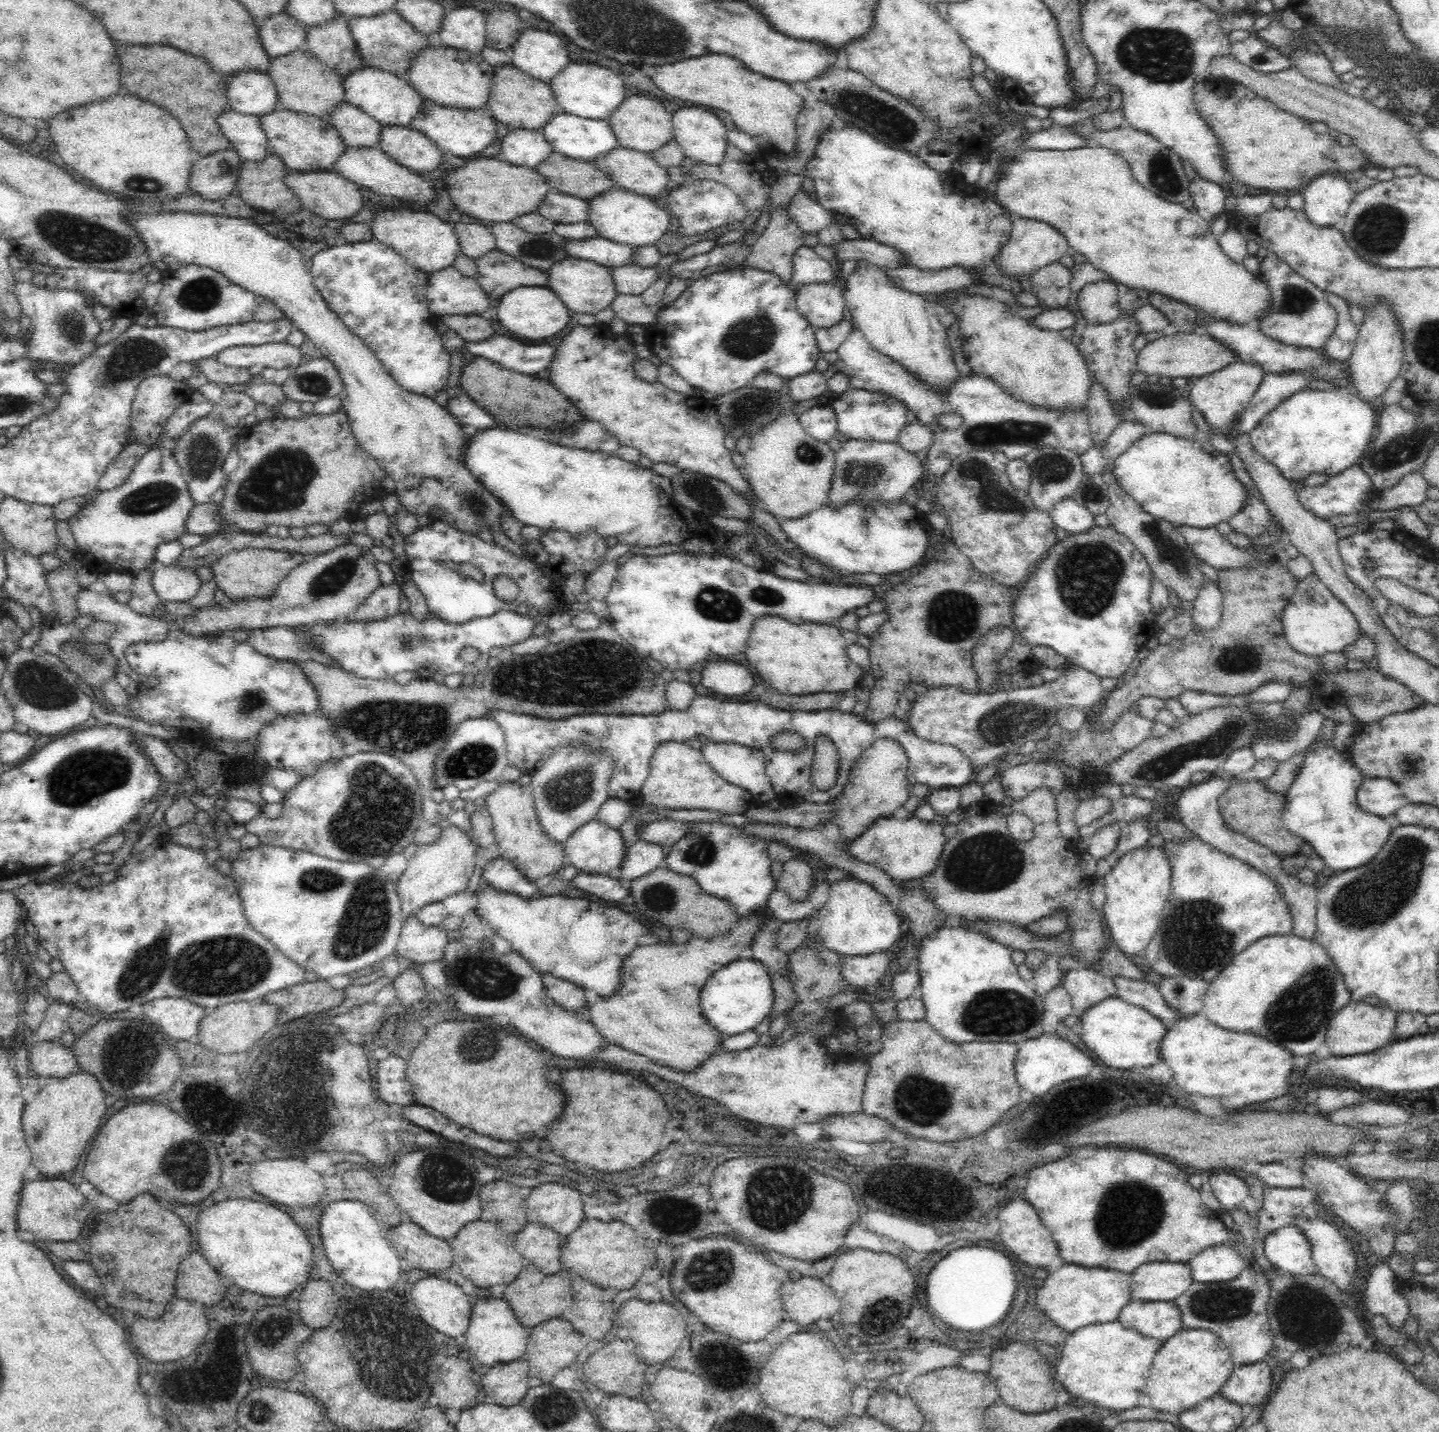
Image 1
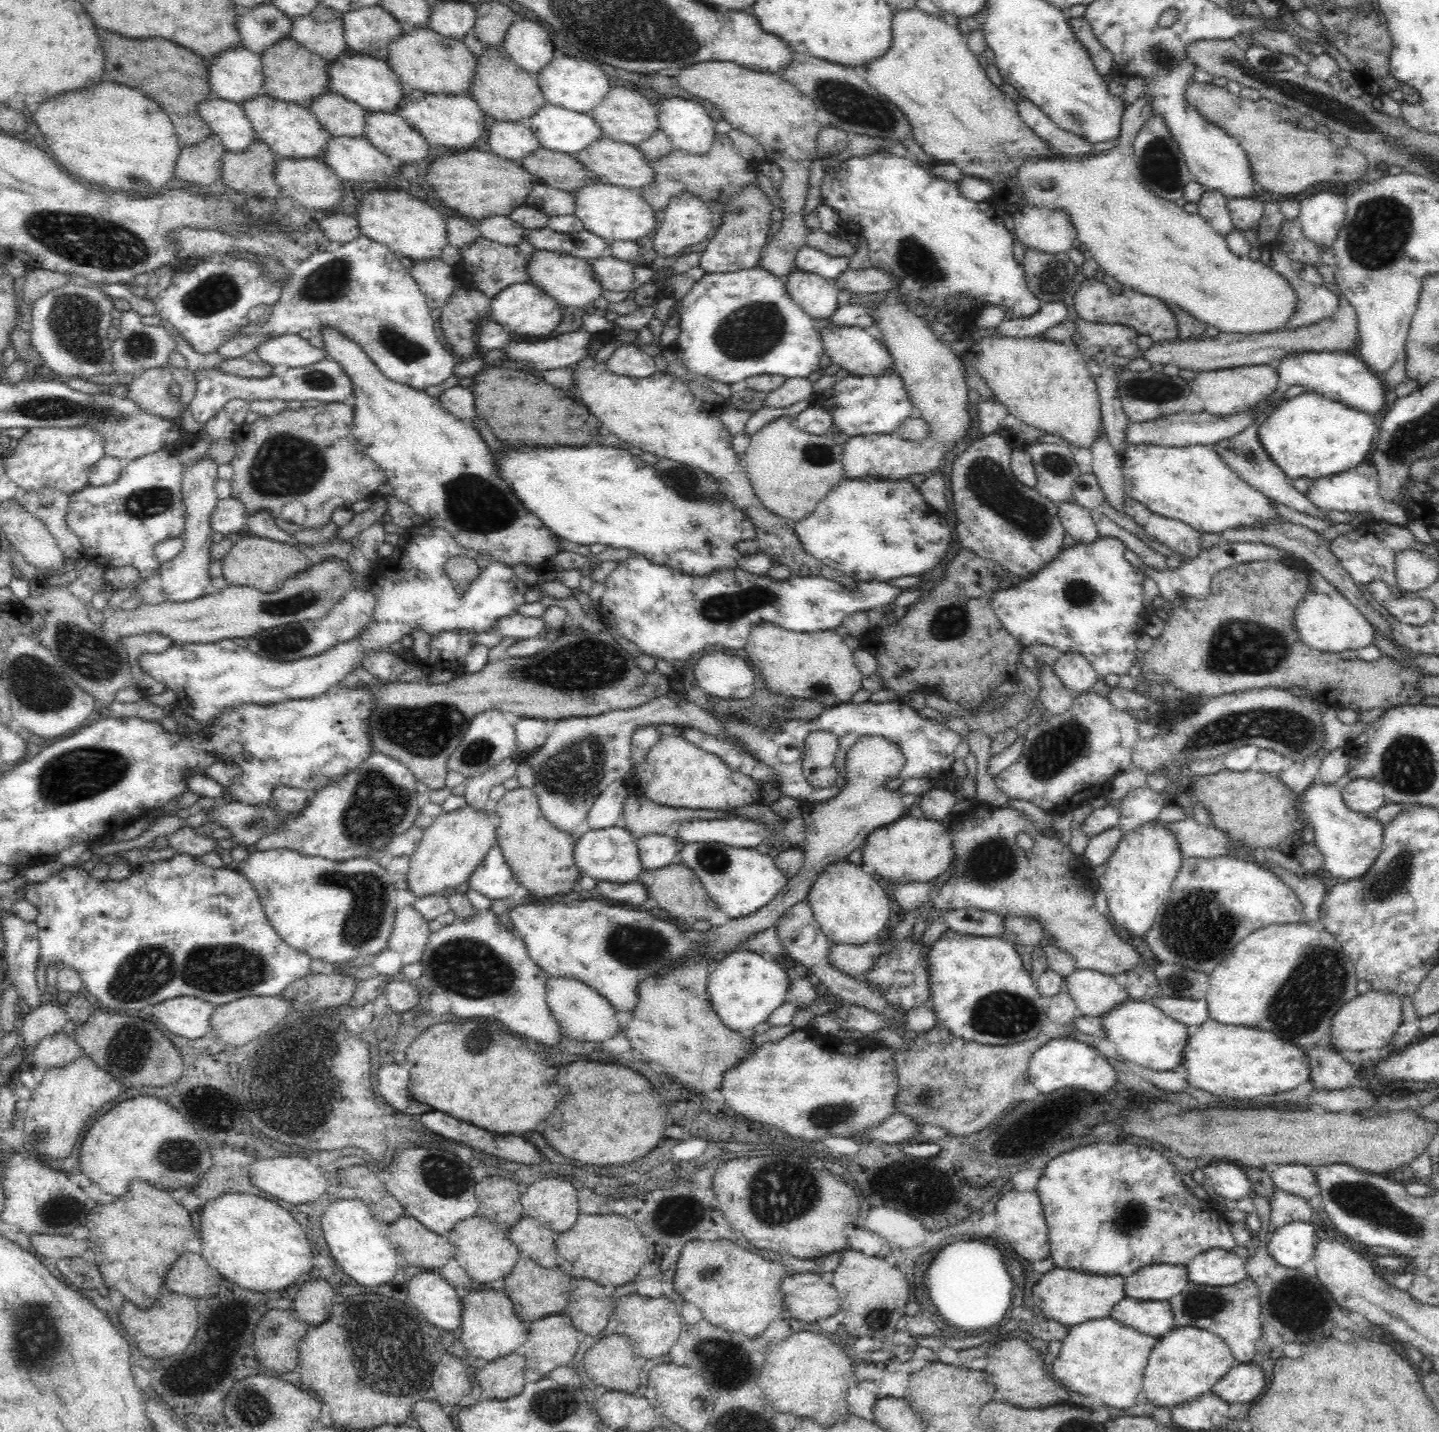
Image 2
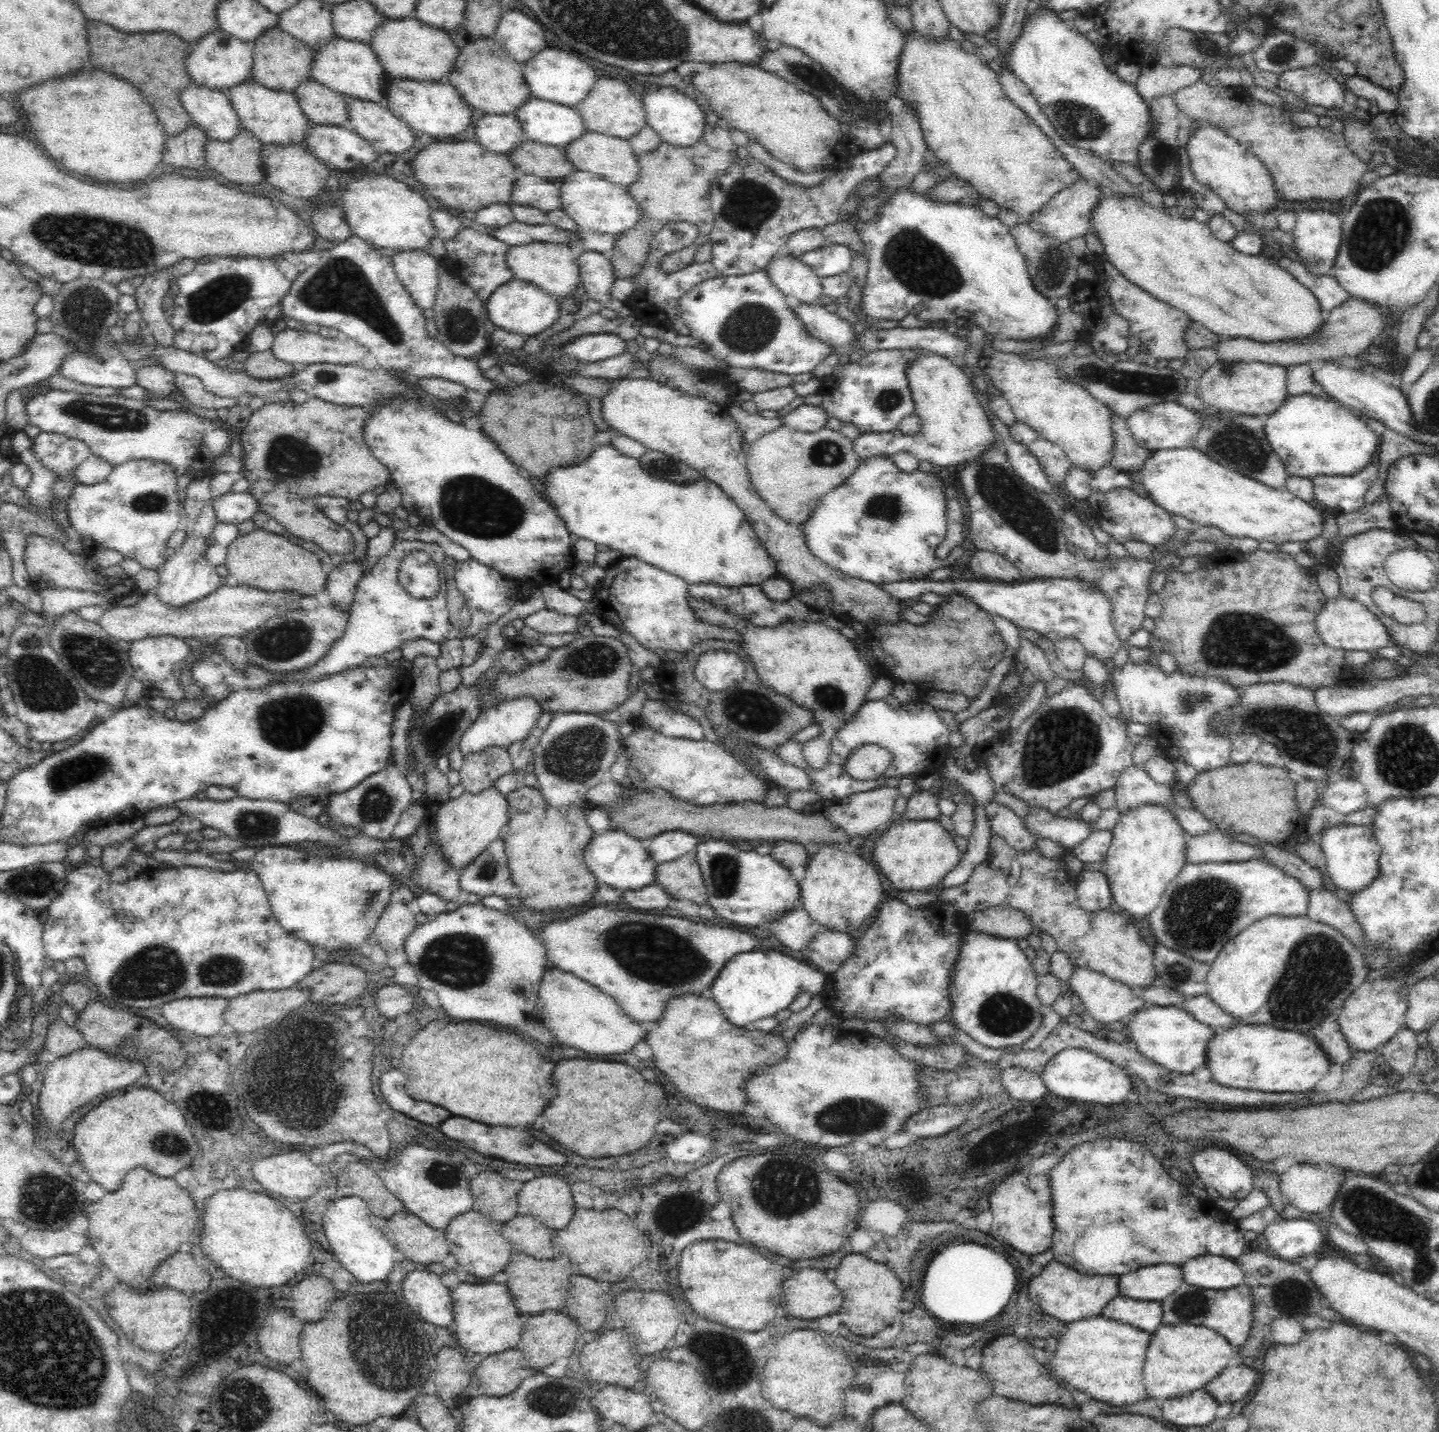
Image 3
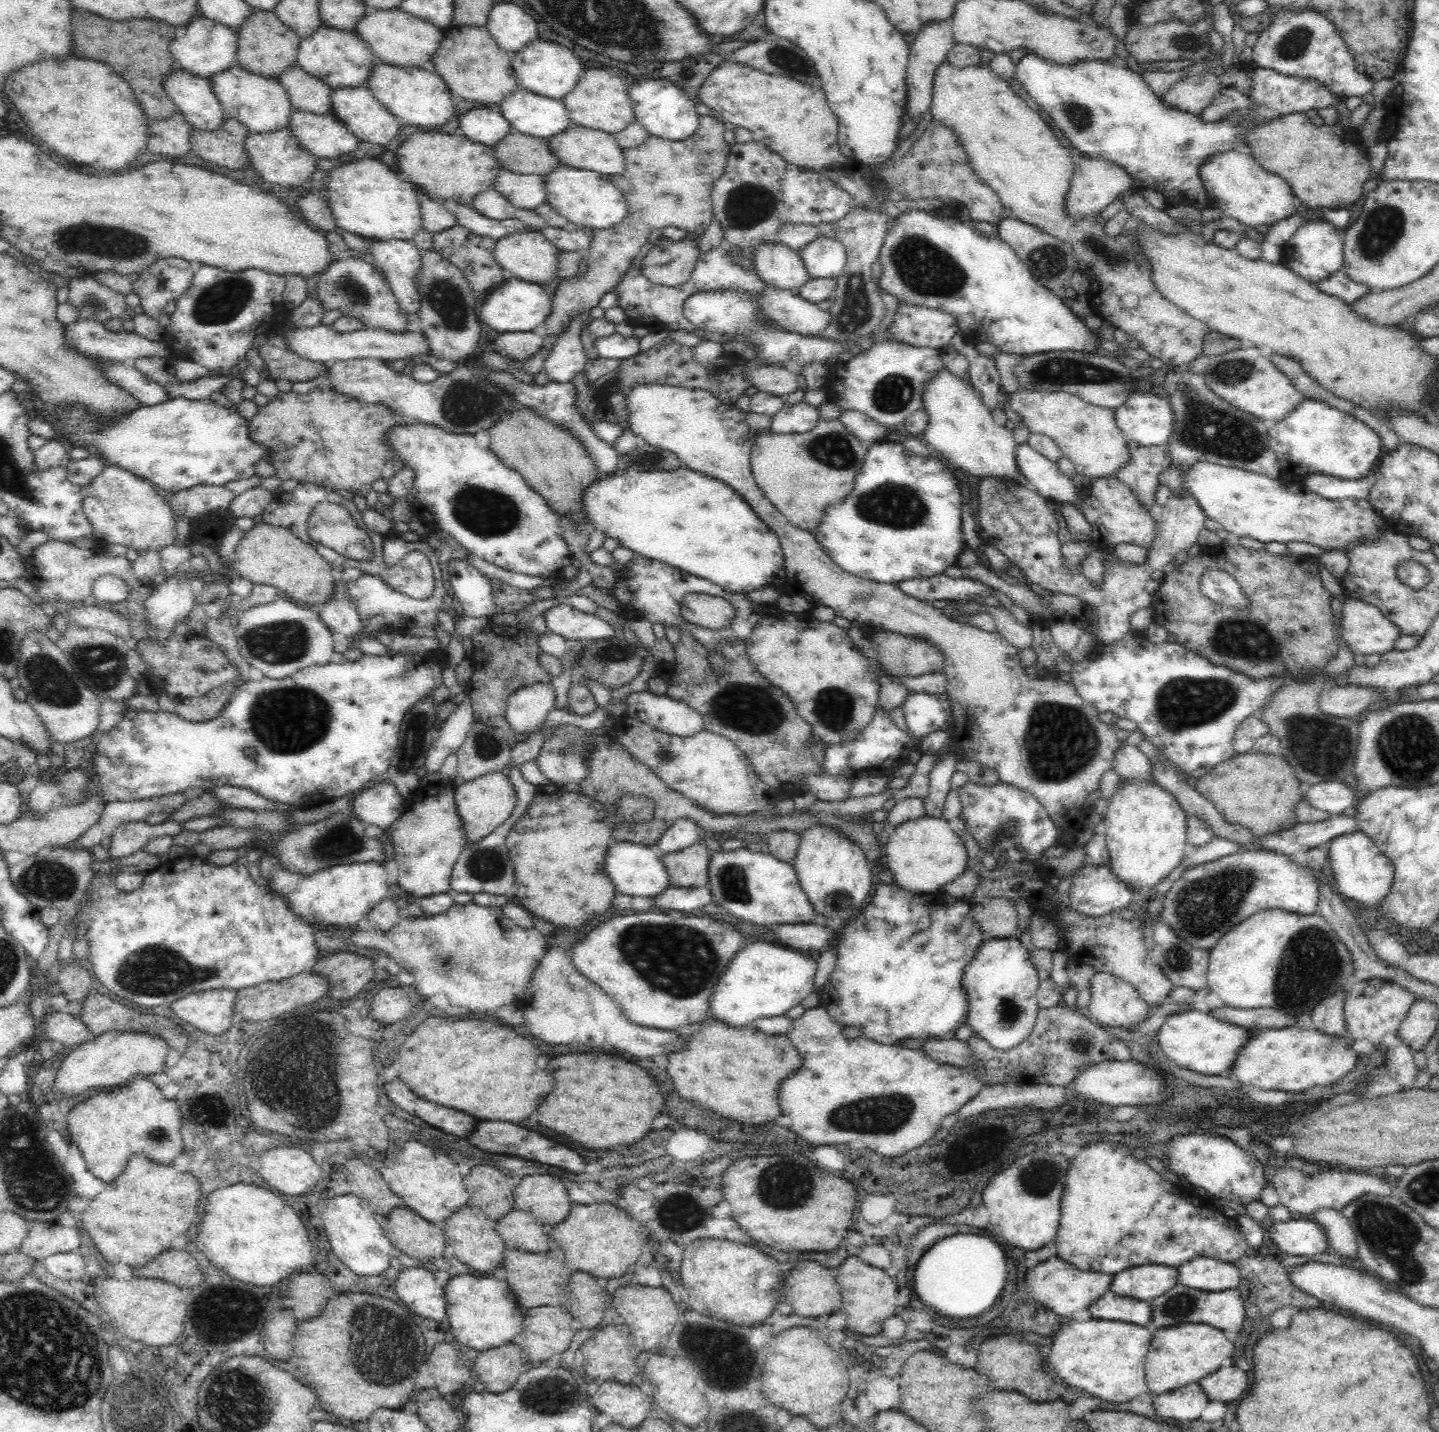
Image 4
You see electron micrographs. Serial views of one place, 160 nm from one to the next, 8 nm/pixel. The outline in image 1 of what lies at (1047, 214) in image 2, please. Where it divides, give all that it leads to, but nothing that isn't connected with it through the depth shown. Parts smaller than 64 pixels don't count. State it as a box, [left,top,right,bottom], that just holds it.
[996,218,1068,283]

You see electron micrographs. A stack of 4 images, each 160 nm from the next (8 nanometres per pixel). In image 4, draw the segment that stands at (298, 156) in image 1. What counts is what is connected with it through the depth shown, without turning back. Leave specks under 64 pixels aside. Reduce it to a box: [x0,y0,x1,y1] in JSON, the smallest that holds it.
[210,66,294,134]

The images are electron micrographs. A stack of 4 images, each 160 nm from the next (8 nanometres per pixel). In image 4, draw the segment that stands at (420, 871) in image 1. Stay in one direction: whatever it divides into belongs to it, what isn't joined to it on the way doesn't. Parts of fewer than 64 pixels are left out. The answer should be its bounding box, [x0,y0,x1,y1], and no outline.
[454,772,516,847]

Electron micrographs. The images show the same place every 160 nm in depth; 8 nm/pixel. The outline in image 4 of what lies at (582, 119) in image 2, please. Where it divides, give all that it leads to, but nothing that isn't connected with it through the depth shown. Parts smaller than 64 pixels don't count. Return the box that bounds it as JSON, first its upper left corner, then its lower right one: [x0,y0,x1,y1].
[497,88,573,140]

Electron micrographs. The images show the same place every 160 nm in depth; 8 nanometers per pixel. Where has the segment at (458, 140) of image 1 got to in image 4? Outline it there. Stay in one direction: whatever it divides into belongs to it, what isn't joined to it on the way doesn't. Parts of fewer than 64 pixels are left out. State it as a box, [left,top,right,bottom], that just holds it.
[367,61,456,131]

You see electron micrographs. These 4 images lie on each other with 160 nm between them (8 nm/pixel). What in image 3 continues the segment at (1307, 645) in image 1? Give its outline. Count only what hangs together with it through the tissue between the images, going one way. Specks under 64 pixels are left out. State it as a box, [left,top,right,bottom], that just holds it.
[1314,597,1389,652]

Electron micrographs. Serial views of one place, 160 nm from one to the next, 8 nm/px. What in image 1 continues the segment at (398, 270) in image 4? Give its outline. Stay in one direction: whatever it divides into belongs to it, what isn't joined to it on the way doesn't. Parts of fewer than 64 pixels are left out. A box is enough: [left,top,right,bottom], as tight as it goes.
[425,266,492,316]

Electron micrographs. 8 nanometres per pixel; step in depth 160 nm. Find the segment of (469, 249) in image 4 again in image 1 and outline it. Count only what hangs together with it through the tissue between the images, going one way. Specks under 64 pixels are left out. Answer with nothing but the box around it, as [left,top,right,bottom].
[475,248,549,299]

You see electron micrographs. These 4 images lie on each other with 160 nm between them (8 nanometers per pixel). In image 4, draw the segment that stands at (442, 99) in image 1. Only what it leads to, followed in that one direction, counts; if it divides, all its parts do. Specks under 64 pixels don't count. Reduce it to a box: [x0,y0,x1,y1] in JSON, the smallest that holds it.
[355,9,444,70]

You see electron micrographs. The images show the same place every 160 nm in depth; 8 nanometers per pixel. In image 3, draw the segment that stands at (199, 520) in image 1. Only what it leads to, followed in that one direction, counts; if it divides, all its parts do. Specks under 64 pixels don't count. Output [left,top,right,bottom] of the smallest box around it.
[213,492,256,525]

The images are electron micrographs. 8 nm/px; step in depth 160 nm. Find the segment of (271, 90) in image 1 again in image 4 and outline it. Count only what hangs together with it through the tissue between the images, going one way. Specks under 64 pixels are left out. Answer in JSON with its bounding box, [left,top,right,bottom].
[169,16,239,79]

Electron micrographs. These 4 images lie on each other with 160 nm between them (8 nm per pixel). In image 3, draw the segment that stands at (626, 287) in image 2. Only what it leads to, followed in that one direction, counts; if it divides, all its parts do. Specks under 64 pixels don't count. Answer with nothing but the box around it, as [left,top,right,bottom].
[578,251,632,317]

